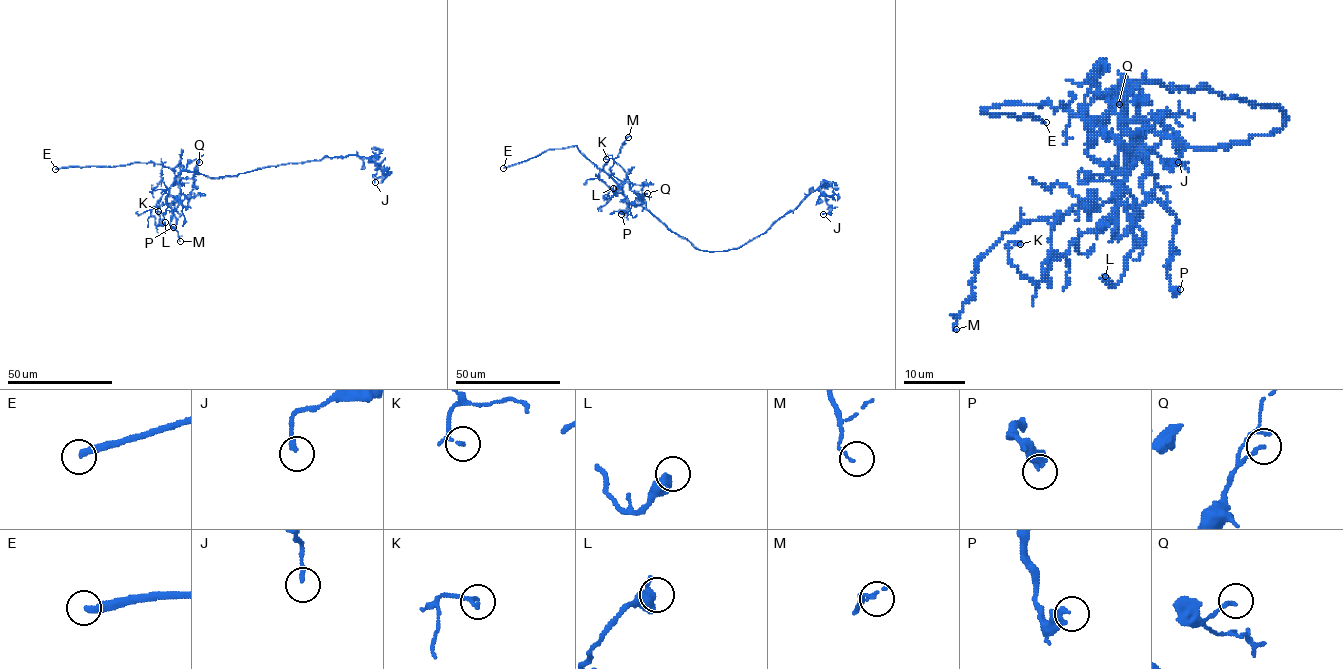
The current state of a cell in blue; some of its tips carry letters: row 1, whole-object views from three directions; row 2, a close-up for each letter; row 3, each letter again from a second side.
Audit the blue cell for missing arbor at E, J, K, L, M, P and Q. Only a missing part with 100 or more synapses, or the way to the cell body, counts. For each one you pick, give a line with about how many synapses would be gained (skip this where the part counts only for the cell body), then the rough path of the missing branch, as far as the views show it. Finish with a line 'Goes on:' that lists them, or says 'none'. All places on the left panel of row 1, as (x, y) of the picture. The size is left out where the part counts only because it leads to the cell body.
Goes on: E

